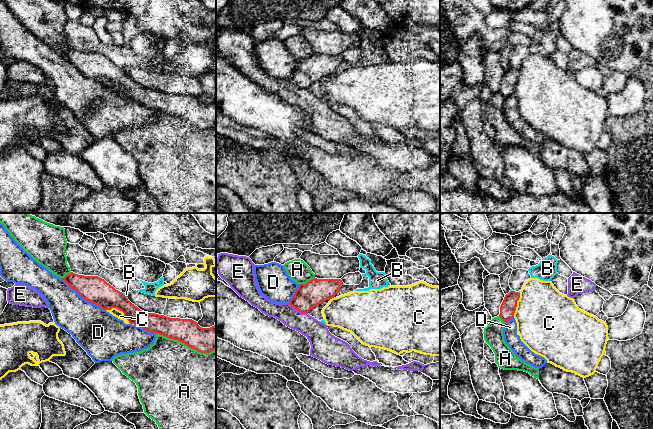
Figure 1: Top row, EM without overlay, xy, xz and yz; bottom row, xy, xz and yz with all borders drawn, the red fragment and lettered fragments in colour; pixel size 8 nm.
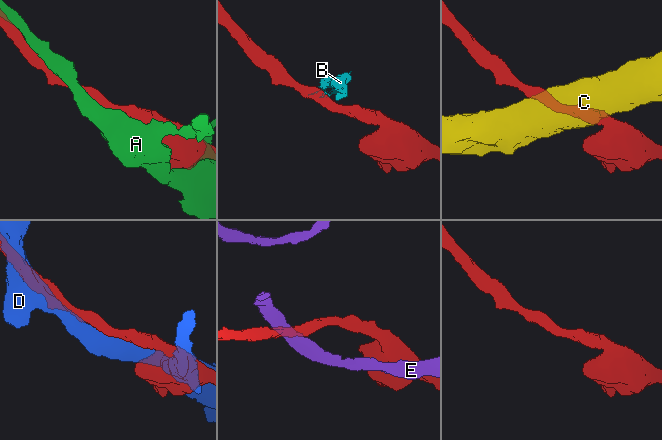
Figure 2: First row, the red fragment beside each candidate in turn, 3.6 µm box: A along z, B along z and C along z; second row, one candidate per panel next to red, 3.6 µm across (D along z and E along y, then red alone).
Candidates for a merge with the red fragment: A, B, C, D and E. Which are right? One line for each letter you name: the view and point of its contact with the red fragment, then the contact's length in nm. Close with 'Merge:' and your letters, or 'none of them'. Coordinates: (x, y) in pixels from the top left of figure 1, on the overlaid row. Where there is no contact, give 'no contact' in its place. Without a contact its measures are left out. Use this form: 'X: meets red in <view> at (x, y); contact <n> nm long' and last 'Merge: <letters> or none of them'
Merge: none of them

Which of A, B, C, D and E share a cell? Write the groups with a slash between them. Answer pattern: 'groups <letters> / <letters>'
groups A / B C / D / E

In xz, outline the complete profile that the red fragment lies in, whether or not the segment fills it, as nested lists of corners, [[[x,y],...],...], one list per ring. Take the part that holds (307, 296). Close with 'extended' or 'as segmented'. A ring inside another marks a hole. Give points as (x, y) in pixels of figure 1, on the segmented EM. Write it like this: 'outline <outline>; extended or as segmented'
outline [[[314,278],[299,285],[289,304],[301,313],[308,313],[323,301],[334,298],[342,285],[341,279]]]; as segmented

